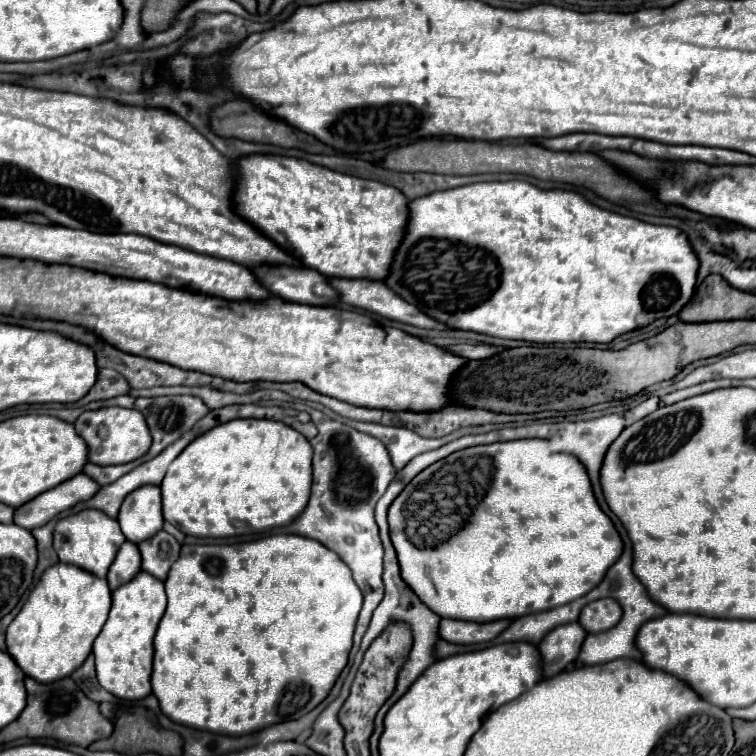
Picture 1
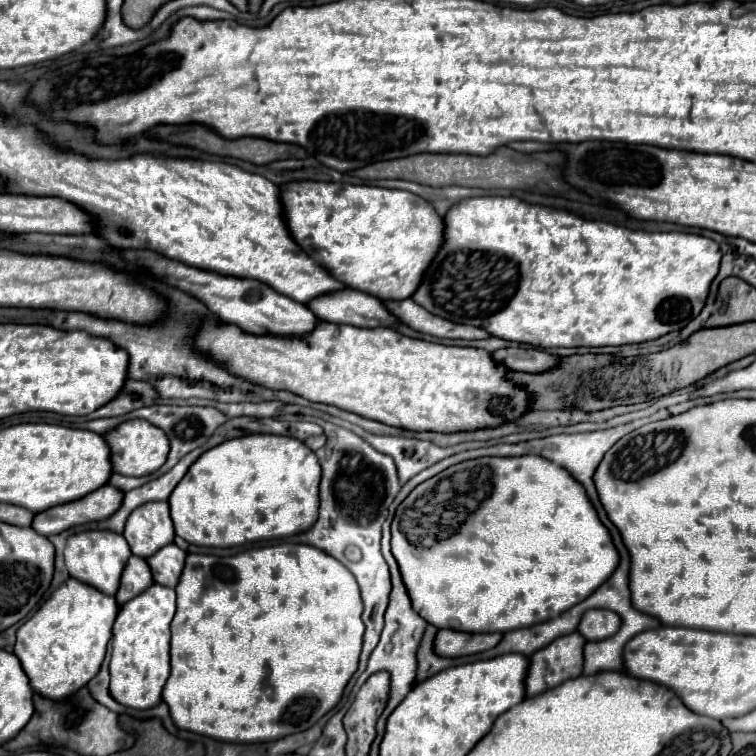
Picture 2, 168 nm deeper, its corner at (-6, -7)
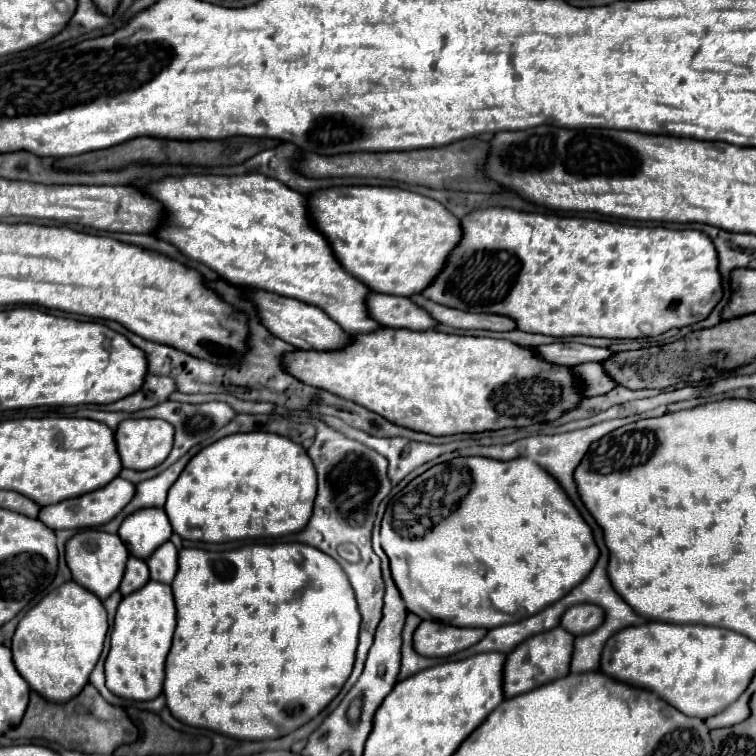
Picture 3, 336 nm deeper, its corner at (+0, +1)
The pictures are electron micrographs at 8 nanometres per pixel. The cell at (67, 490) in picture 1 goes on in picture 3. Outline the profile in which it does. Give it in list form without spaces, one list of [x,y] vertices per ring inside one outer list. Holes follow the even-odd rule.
[[[116,477],[116,479],[112,479],[108,485],[104,485],[98,491],[92,491],[92,493],[86,493],[86,495],[80,495],[80,497],[74,497],[74,499],[60,501],[56,505],[42,507],[38,519],[50,529],[88,529],[88,527],[98,527],[98,525],[108,523],[112,517],[118,515],[120,509],[124,509],[128,499],[132,499],[132,491],[136,491],[132,483]]]

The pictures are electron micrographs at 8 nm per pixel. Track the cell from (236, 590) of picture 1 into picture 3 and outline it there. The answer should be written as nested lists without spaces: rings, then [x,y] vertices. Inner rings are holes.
[[[274,543],[274,545],[244,545],[232,551],[204,551],[204,549],[182,549],[178,553],[178,573],[172,581],[174,603],[176,603],[176,631],[172,639],[172,649],[166,659],[166,681],[164,695],[170,713],[192,727],[210,729],[220,735],[228,735],[240,741],[262,741],[276,739],[292,733],[310,719],[314,719],[344,687],[354,665],[354,653],[358,645],[360,613],[354,599],[348,575],[344,575],[338,561],[330,555],[304,545],[304,543]]]

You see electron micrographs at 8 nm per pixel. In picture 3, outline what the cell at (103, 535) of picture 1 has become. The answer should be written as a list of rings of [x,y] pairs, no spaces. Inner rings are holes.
[[[82,529],[72,539],[66,541],[64,555],[66,555],[66,563],[72,571],[72,579],[104,601],[120,585],[120,579],[122,579],[124,567],[126,567],[126,559],[128,559],[128,549],[124,547],[124,543],[118,535],[104,533],[98,529]]]

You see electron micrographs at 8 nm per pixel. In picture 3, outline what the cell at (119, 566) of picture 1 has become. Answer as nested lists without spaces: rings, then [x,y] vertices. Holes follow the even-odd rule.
[[[130,557],[126,563],[126,571],[124,571],[124,579],[120,583],[120,593],[126,597],[132,591],[140,589],[144,583],[148,583],[148,565],[144,559],[138,557]]]

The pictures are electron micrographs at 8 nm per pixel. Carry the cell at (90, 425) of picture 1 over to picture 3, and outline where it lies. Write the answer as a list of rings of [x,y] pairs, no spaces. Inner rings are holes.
[[[124,419],[116,429],[122,467],[144,471],[160,465],[172,449],[172,425],[162,419]]]

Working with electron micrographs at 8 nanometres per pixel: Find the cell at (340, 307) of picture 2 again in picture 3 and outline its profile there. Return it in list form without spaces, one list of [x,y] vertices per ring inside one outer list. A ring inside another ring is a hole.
[[[370,291],[366,297],[370,319],[384,327],[398,329],[432,329],[434,323],[426,311],[420,311],[408,297],[394,297]]]

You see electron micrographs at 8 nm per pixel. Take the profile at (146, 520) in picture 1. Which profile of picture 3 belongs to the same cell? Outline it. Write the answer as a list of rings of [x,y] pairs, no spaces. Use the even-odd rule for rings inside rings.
[[[146,507],[130,513],[122,521],[118,535],[124,539],[130,555],[148,559],[148,555],[160,547],[160,543],[170,539],[172,527],[162,507]]]

